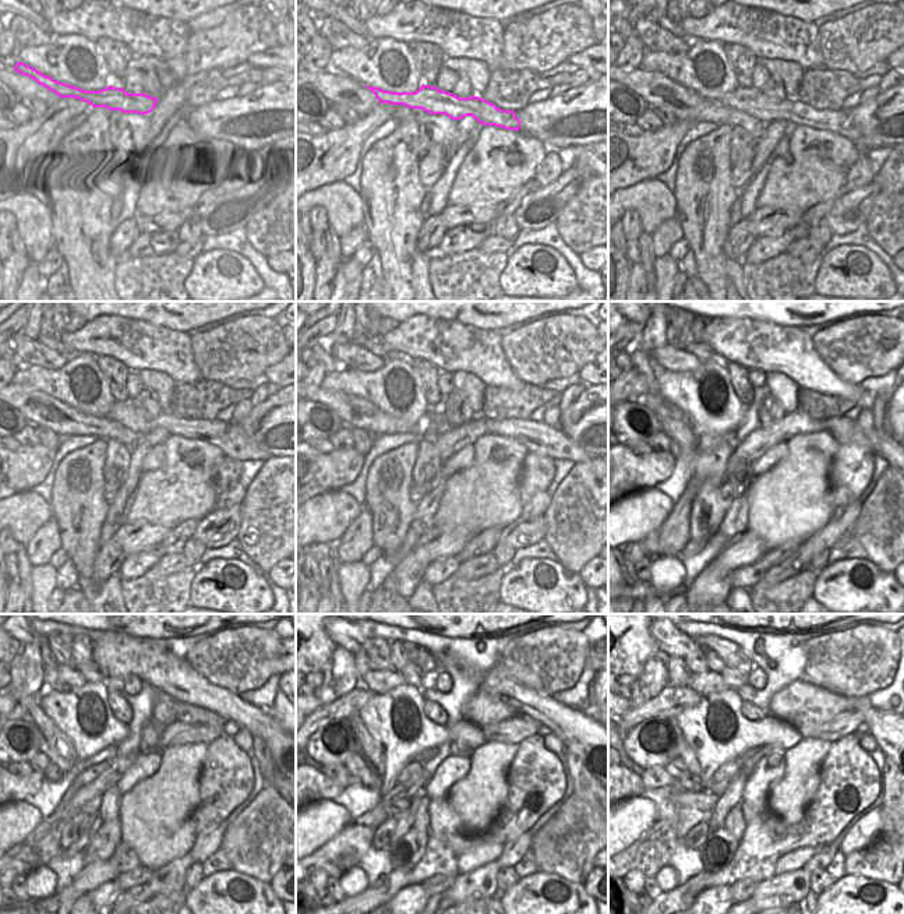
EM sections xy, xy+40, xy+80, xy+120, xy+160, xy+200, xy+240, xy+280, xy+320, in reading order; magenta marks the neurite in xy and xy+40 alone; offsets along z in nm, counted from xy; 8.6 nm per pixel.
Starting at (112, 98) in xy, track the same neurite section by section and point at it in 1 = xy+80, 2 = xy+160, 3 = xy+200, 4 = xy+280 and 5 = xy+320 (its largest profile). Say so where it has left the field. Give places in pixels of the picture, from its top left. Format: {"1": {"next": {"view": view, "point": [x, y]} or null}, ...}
{"1": {"next": {"view": "xy+80", "point": [751, 101]}}, "2": {"next": {"view": "xy+160", "point": [537, 437]}}, "3": {"next": {"view": "xy+200", "point": [844, 431]}}, "4": {"next": {"view": "xy+280", "point": [578, 770]}}, "5": {"next": {"view": "xy+320", "point": [890, 770]}}}

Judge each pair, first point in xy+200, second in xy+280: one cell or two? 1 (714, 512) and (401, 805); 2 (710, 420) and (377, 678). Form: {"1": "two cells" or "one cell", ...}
{"1": "two cells", "2": "two cells"}

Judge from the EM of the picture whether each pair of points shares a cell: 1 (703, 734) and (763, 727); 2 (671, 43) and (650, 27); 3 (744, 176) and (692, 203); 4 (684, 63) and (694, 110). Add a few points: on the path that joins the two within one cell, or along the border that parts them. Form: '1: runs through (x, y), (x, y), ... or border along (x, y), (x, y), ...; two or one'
1: runs through (719, 744), (726, 745), (740, 734), (748, 734); one
2: runs through (666, 41), (661, 41), (653, 32); one
3: border along (731, 166), (731, 183), (738, 190); two
4: border along (660, 74), (694, 90), (707, 101); two

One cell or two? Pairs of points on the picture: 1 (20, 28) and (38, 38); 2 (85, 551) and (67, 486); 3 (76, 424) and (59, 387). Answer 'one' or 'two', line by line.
1: one
2: one
3: two

